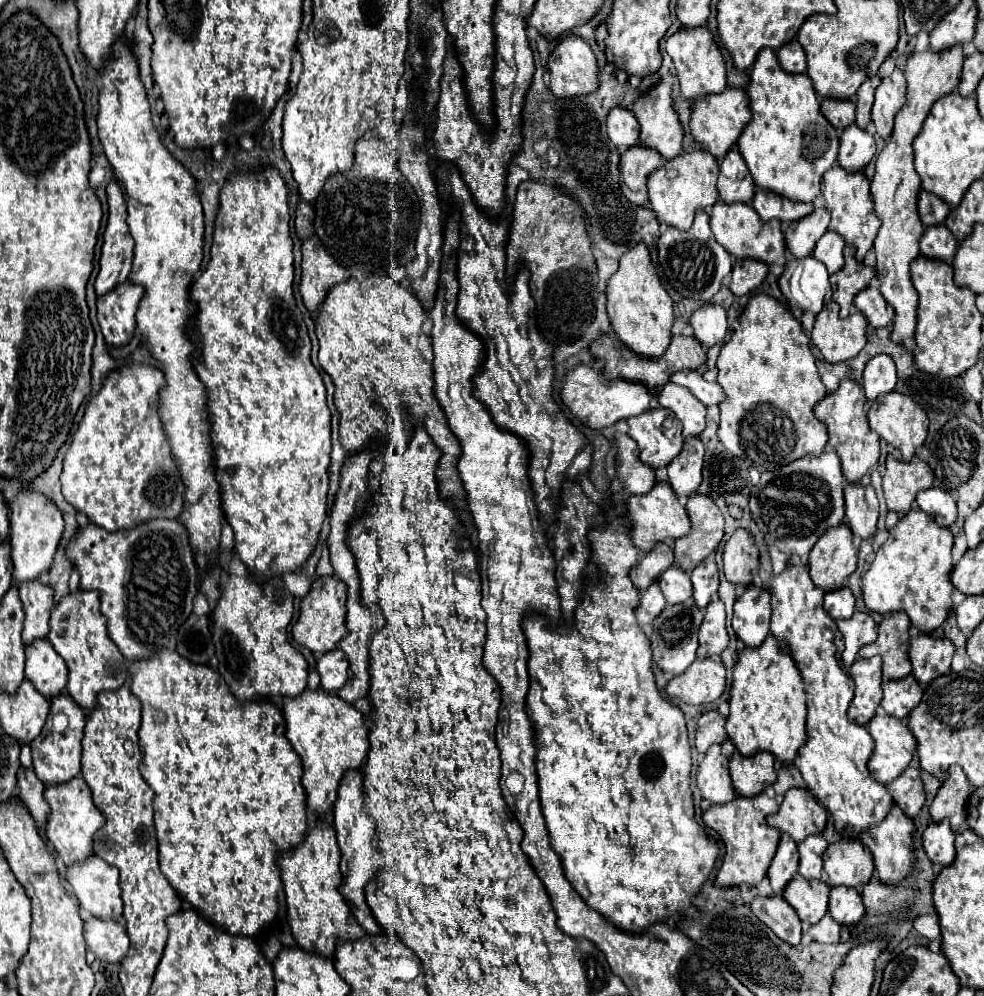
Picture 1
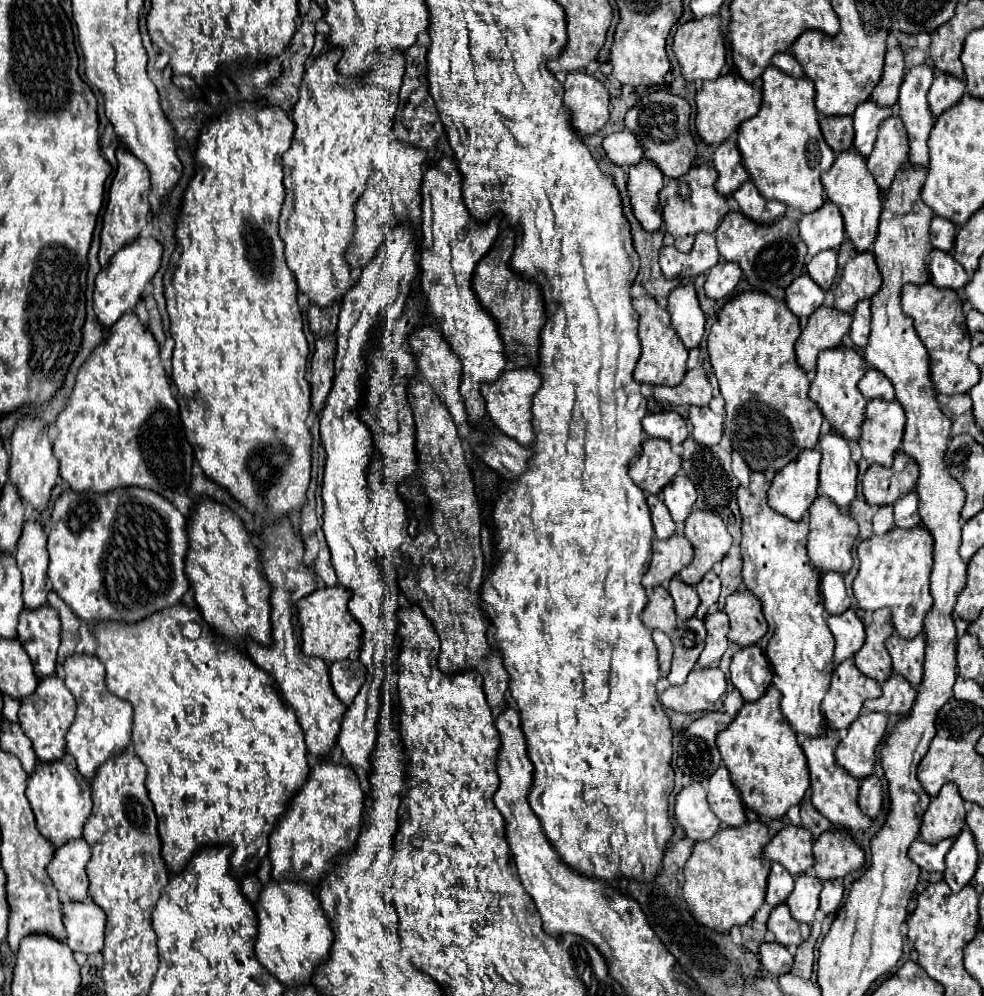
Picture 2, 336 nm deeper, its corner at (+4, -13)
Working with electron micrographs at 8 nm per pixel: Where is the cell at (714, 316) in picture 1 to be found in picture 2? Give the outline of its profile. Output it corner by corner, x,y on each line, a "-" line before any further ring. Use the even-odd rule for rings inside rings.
693,284
673,288
667,298
667,310
685,348
697,348
705,334
705,314
699,308

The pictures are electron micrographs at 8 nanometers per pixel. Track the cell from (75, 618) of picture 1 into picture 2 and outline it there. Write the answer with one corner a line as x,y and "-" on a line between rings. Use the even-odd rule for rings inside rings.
73,654
63,664
65,668
65,686
77,700
75,722
67,732
67,752
75,756
79,772
91,782
97,774
97,768
113,758
123,754
131,746
131,730
133,730
133,708
127,700
117,698
107,690
105,684
105,666
87,654

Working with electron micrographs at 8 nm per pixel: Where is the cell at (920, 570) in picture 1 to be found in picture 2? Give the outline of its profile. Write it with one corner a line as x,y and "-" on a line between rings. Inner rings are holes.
907,492
895,500
893,518
897,528
881,536
873,534
857,546
859,572
853,580
853,594
859,602
859,608
863,610
873,612
883,606
889,608
897,634
901,638
915,638
917,634
921,634
925,614
931,608
929,576
933,568
933,540
927,528
919,526
919,498
915,496
915,492

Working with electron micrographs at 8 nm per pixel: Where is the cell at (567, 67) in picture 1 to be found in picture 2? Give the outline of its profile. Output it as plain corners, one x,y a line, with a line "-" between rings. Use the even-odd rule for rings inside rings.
585,72
567,74
565,104
571,112
571,124
579,134
595,134
609,120
609,92
607,88

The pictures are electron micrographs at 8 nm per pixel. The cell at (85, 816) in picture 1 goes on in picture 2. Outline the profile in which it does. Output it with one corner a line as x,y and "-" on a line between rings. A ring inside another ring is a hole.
65,754
55,762
37,762
33,774
29,776
25,794
37,818
39,832
51,840
55,848
67,840
73,840
75,836
81,836
91,814
91,784
79,774
71,754

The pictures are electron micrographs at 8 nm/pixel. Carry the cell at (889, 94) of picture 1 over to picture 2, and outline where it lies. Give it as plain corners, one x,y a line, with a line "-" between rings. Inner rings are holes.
891,116
891,120
883,122
879,130
879,140
875,142
875,152
867,158
869,172
873,174
877,186
885,192
889,190
895,174
909,164
909,144
907,132
899,116

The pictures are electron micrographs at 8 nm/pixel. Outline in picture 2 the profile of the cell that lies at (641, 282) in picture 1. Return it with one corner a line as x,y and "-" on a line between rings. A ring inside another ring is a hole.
651,296
649,298
635,298
633,308
639,314
637,336
641,342
641,358
637,362
633,378
639,384
647,382
647,384
655,384
655,386
677,386
687,372
687,348
683,346
675,328
671,326
669,312
665,308
661,308

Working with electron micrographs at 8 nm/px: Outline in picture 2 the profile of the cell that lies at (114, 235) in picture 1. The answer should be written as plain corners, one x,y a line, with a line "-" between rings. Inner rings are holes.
123,146
117,148
117,174
111,182
109,188
109,200
107,200
107,208
105,208
105,216
103,216
103,230
101,230
101,250
99,250
99,262
101,268
105,268
111,260
111,256
123,248
125,244
133,242
141,230
149,224
149,188
151,188
151,180
149,180
149,170
143,164
143,160
139,160
137,156
131,156
131,152

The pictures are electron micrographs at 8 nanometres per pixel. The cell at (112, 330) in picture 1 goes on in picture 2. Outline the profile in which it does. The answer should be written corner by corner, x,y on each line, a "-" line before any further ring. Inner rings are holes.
137,236
137,240
133,240
131,244
123,246
119,252
115,252
109,266
103,268
97,274
97,278
95,278
95,294
93,294
95,314
97,314
99,322
105,328
109,328
109,324
119,320
119,316
123,316
125,312
135,308
139,296
145,292
147,284
151,282
151,278
159,270
161,252
163,252
163,248
155,238

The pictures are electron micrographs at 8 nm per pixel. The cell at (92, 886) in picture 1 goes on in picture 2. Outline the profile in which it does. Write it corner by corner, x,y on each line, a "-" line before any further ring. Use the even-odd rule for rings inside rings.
75,838
59,846
53,854
53,860
47,864
47,874
53,880
53,886
59,892
59,898
65,900
85,900
87,892
87,874
85,866
91,858
89,844
83,838

